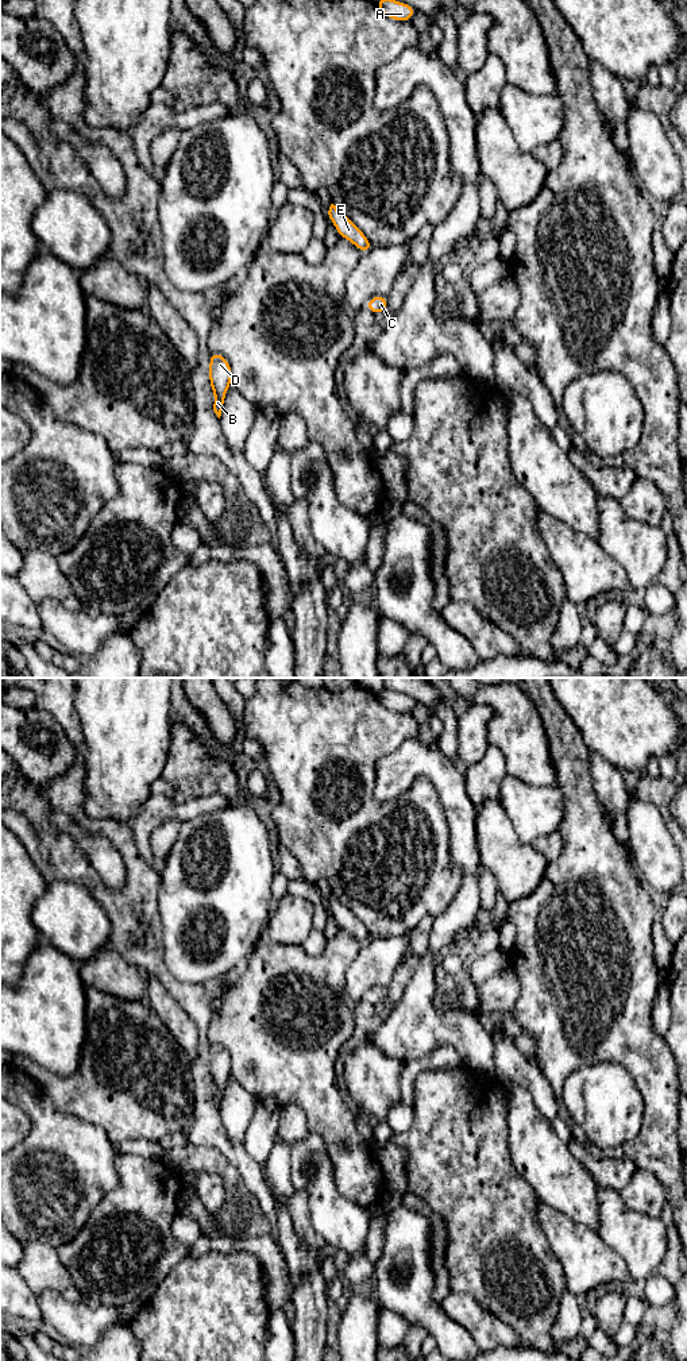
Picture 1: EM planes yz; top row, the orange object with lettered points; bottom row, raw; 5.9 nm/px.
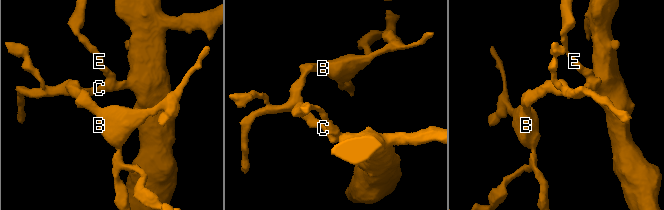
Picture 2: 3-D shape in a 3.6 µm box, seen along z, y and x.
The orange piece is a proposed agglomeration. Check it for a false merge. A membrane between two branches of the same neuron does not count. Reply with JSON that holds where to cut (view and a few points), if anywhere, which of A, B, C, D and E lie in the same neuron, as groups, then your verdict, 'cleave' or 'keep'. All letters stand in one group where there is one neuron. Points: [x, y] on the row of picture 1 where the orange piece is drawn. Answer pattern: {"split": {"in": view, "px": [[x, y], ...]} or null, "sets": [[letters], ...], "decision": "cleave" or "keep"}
{"split": null, "sets": [["A", "B", "C", "D", "E"]], "decision": "keep"}

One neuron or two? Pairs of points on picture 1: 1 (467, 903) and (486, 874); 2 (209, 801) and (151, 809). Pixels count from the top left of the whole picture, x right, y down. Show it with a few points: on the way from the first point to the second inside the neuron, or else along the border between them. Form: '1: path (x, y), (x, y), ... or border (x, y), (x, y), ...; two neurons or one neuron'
1: border (481, 863), (479, 895), (482, 908); two neurons
2: path (195, 808), (166, 809); one neuron

